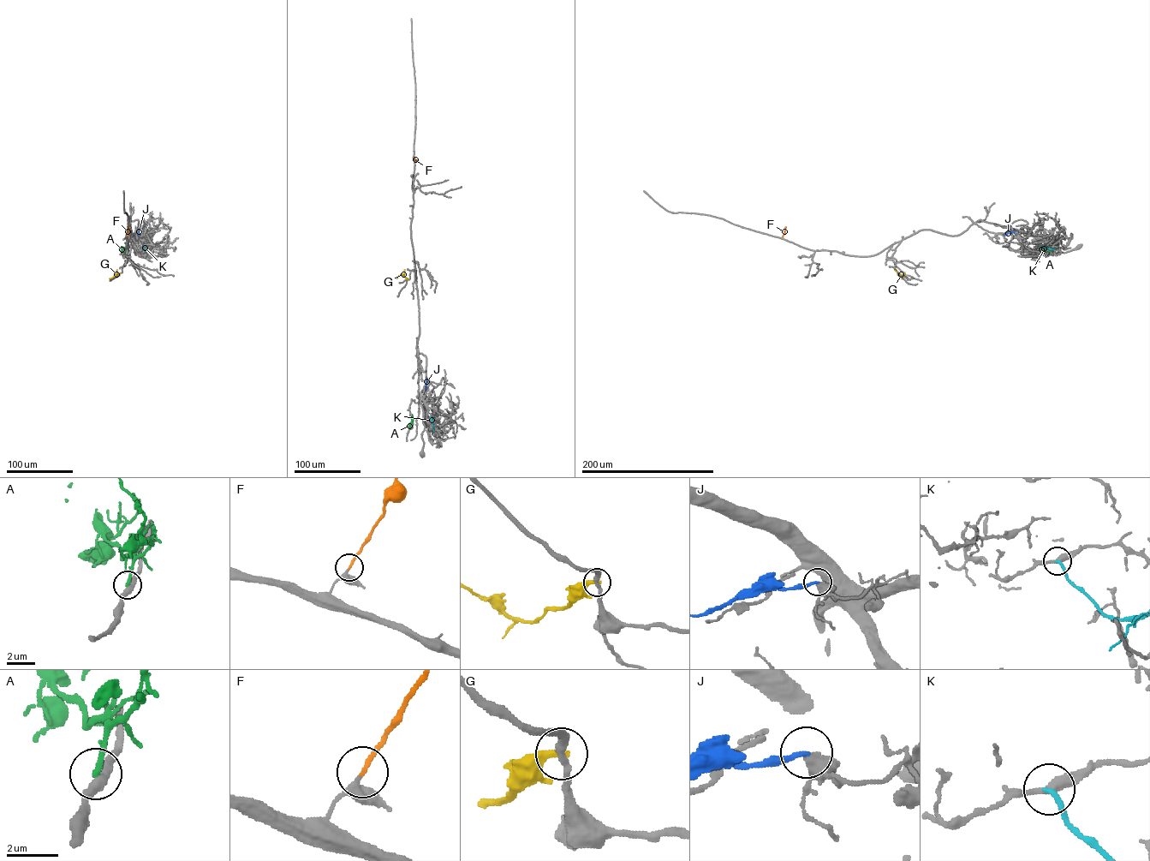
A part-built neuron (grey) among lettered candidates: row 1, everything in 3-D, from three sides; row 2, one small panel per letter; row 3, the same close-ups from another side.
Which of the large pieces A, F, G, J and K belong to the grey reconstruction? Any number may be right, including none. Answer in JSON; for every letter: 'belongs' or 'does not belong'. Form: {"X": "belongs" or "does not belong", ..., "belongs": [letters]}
{"A": "does not belong", "F": "belongs", "G": "does not belong", "J": "does not belong", "K": "does not belong", "belongs": ["F"]}

